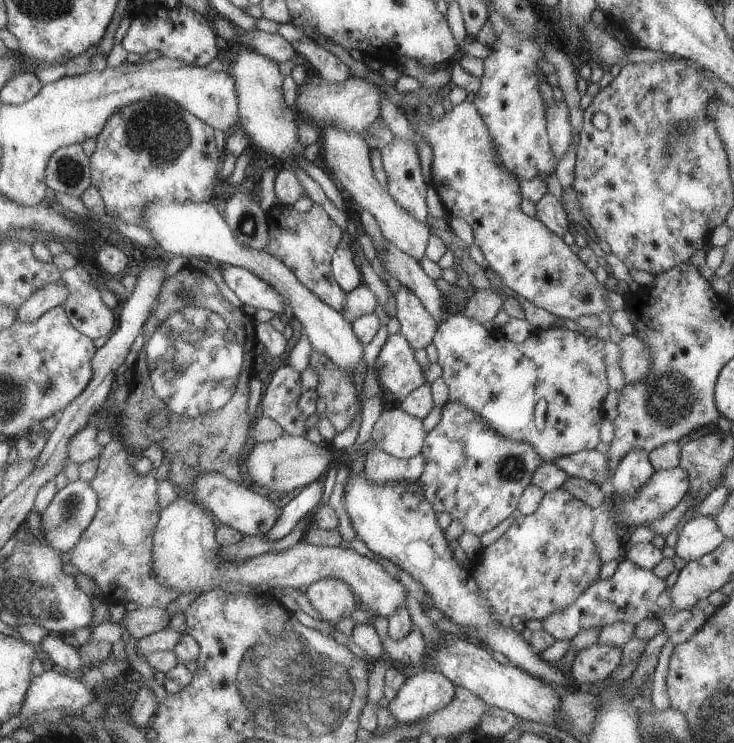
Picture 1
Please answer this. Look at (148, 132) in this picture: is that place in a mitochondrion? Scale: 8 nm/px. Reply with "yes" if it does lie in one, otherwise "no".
yes

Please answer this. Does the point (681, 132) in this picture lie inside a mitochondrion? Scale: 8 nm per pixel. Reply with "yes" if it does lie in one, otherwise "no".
yes

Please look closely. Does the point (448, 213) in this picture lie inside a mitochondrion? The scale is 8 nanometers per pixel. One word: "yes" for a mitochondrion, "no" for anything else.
no

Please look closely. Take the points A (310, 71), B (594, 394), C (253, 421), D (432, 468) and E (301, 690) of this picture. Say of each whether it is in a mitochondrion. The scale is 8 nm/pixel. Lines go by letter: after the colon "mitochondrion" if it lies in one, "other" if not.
A: other
B: other
C: other
D: other
E: mitochondrion

